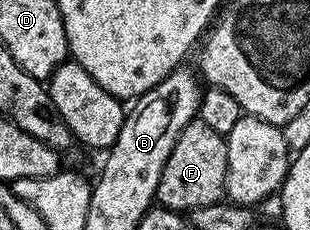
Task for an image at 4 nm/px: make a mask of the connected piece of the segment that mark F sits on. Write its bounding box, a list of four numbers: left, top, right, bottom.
[156,118,228,213]

